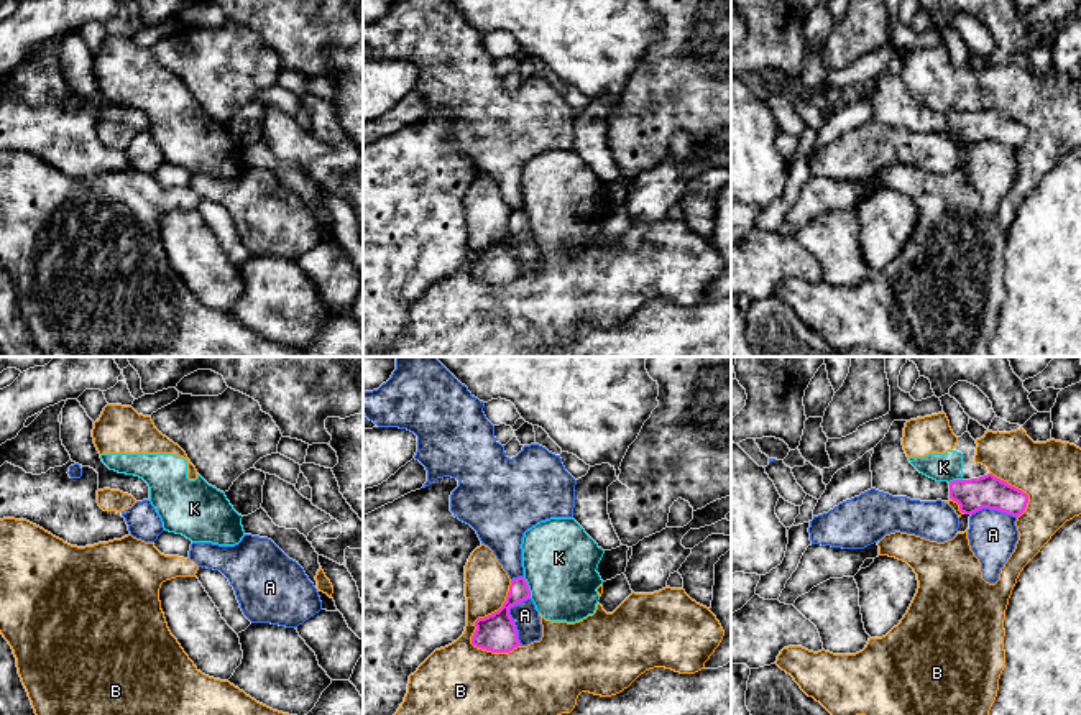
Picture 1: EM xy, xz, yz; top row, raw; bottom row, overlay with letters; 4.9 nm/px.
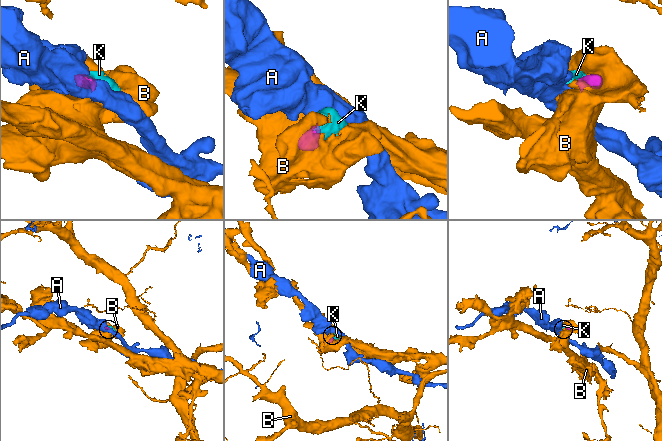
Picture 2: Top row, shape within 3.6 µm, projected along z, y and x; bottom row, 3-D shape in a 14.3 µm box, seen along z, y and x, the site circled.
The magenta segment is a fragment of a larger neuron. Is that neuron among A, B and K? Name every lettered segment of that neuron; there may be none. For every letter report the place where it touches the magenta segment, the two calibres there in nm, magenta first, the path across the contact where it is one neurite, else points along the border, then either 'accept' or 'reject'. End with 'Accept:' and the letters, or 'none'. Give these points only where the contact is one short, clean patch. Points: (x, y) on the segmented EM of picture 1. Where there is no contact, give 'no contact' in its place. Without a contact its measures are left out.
A: xz (510, 617) | 190/130 nm | along xz (529, 597), (510, 608), (516, 638), (521, 645) | reject
B: xz (488, 615) | 190/220 nm | reject
K: xz (528, 587) | 160/360 nm | along xz (523, 577), (531, 597) | reject
Accept: none

